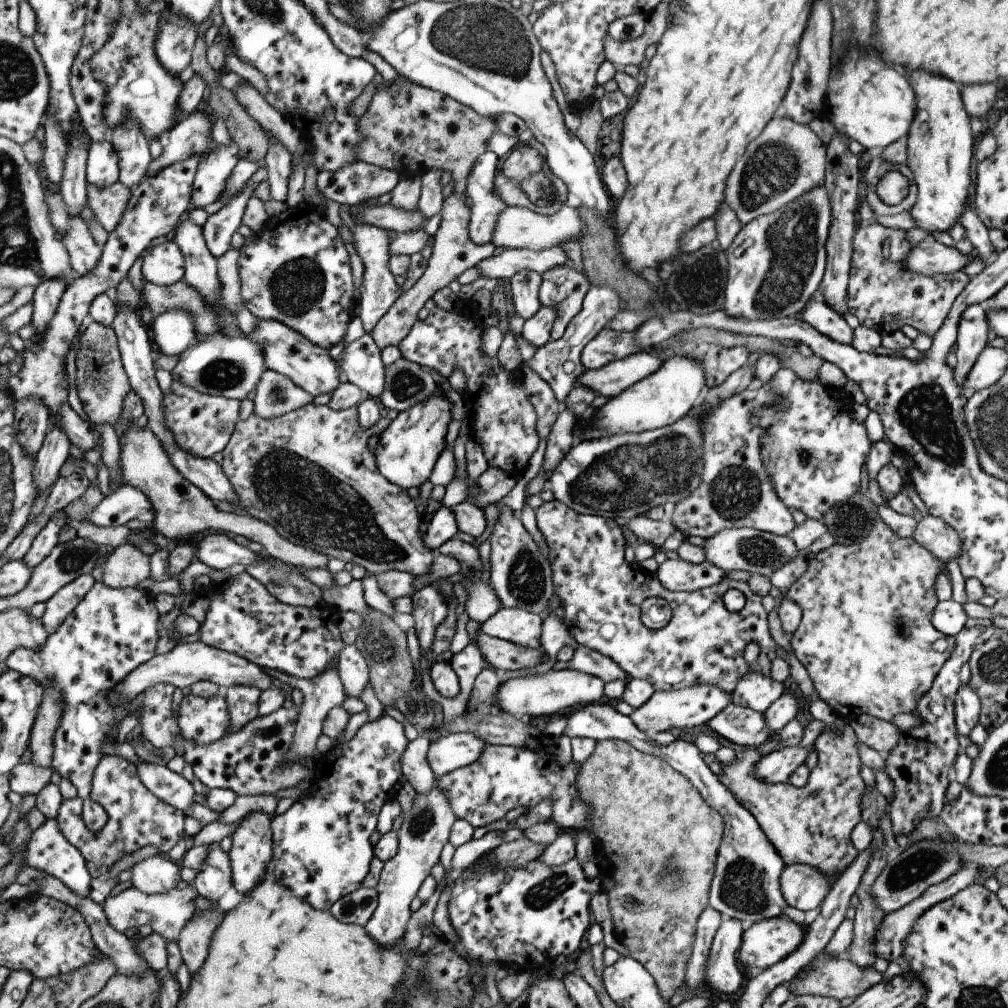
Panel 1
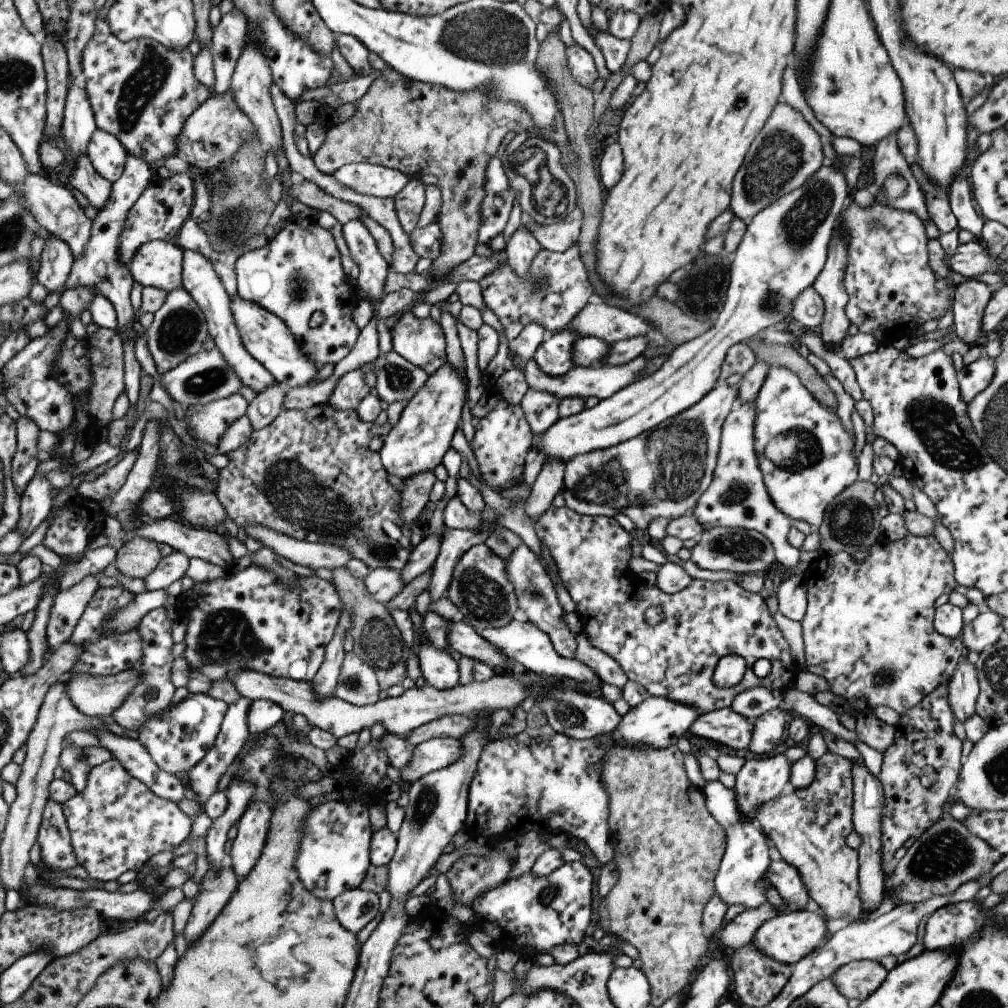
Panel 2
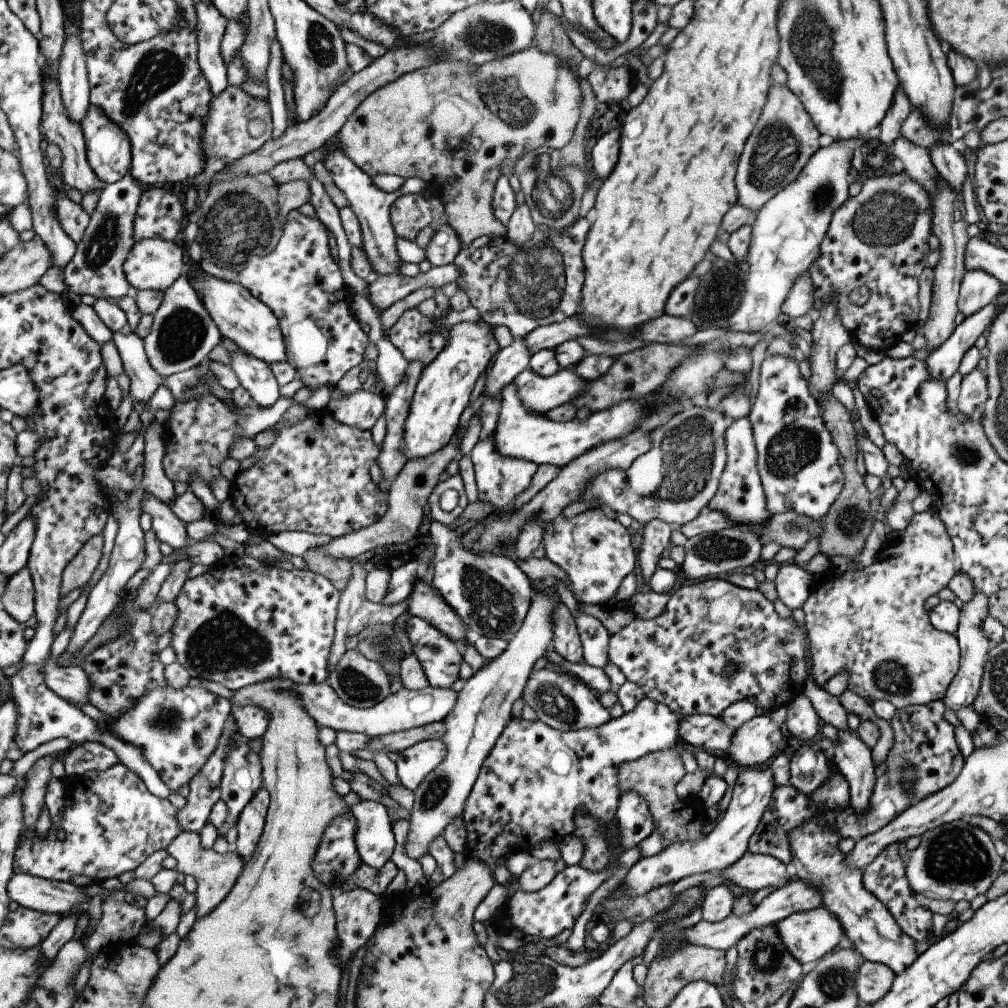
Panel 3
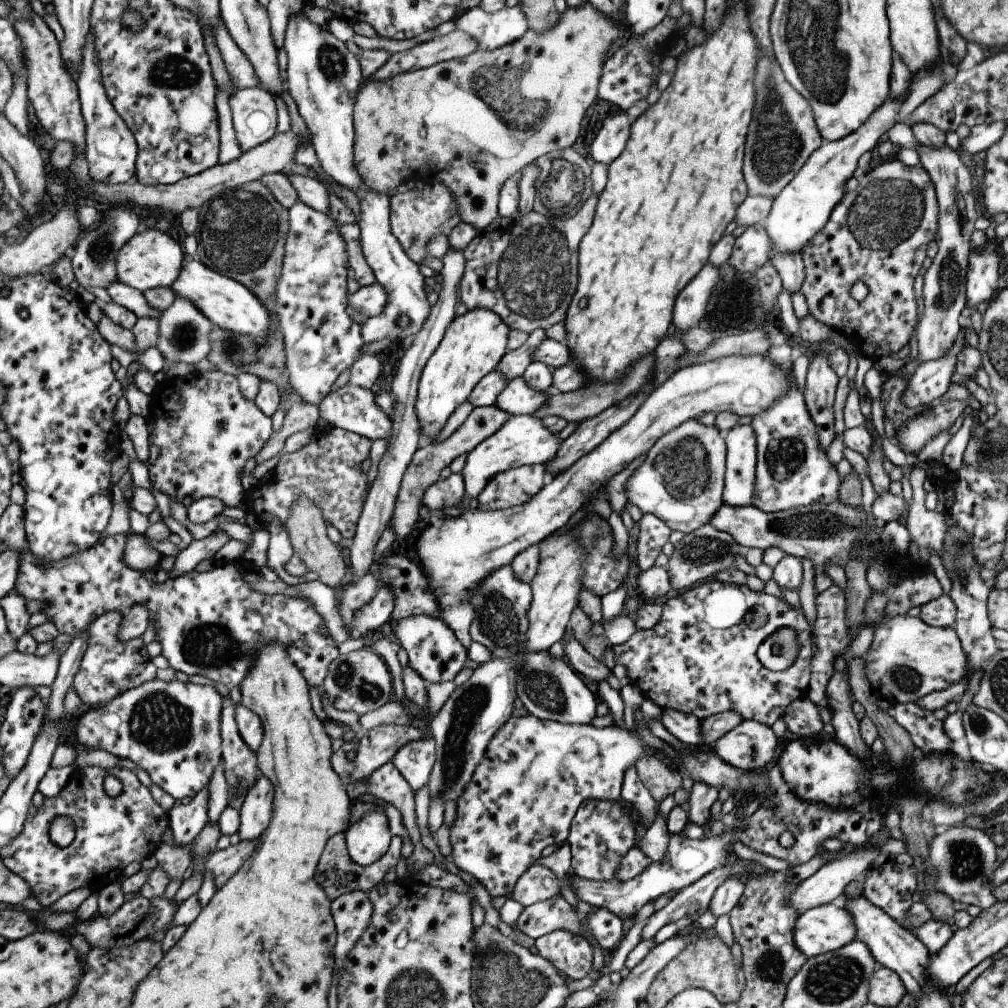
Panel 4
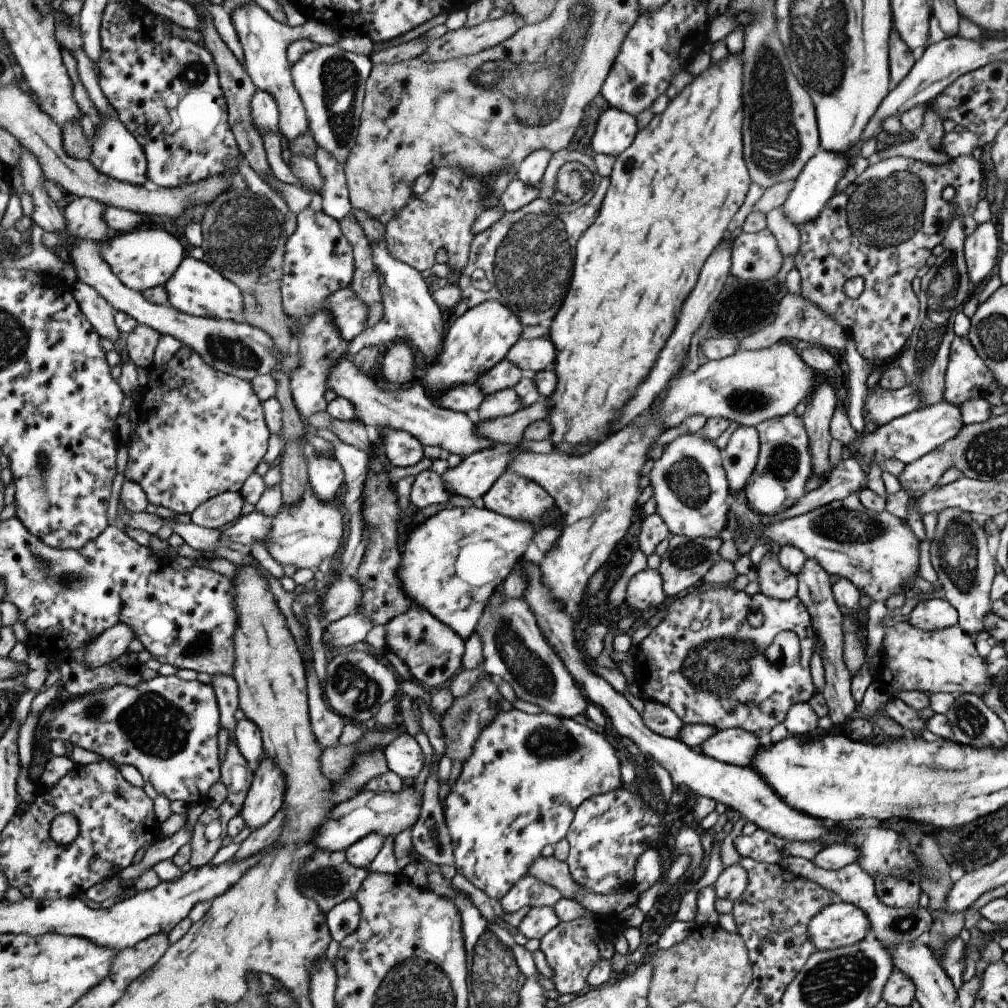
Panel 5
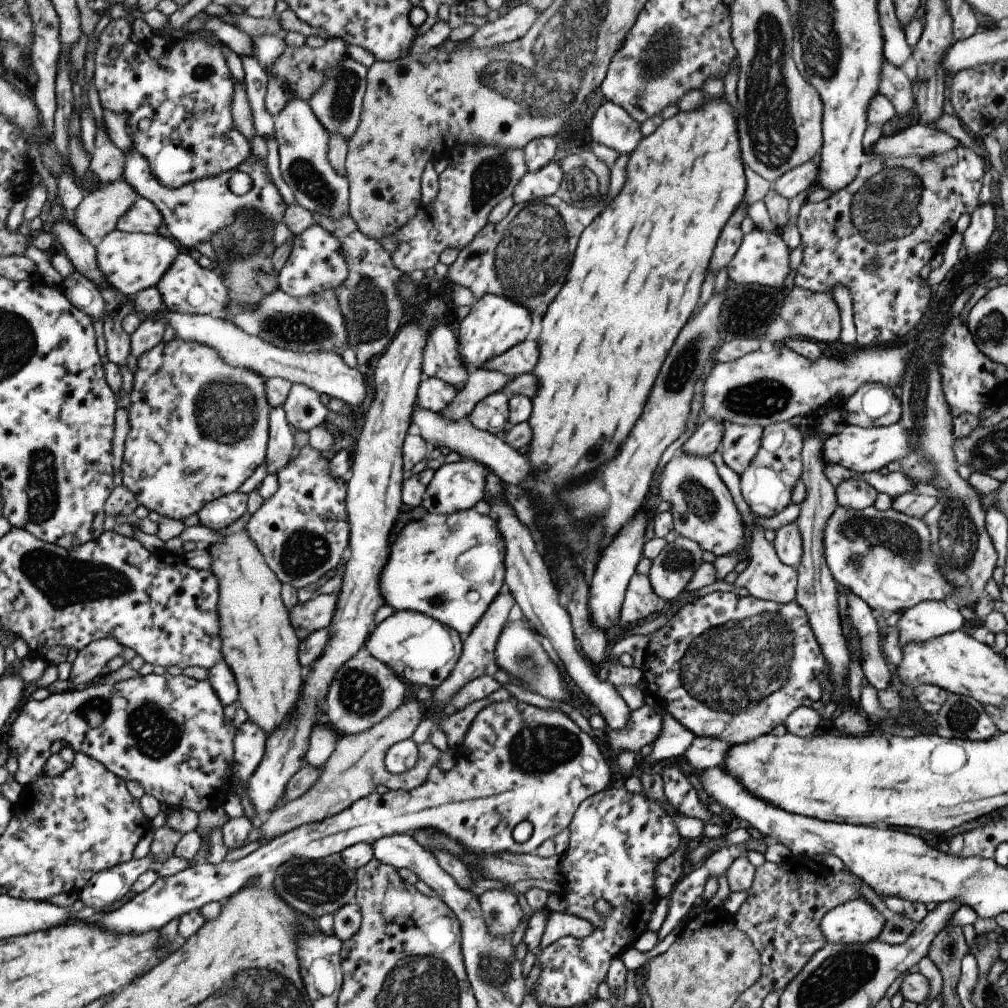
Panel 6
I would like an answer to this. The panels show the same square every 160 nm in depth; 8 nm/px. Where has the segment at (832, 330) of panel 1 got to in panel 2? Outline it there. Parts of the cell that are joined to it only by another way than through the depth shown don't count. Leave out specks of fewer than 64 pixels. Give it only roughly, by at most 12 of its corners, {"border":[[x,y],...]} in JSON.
{"border":[[809,287],[794,299],[789,320],[803,328],[820,324],[824,305]]}

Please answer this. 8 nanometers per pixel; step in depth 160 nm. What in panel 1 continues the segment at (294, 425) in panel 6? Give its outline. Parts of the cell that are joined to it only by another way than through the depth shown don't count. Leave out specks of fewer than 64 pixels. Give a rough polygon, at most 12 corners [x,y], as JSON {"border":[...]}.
{"border":[[272,214],[237,261],[243,306],[328,350],[357,303],[337,229]]}

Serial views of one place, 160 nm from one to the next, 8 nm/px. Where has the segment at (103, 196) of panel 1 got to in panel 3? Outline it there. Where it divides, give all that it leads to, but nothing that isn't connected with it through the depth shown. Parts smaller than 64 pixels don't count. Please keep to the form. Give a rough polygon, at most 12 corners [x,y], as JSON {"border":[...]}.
{"border":[[46,78],[42,132],[58,145],[64,183],[83,195],[107,188],[90,166],[82,124],[58,78]]}

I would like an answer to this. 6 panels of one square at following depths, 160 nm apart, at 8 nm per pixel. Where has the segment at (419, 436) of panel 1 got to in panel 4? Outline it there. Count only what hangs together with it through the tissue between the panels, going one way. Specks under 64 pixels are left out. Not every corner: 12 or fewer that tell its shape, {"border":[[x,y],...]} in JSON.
{"border":[[485,308],[455,316],[423,366],[414,401],[435,442],[454,409],[508,352]]}

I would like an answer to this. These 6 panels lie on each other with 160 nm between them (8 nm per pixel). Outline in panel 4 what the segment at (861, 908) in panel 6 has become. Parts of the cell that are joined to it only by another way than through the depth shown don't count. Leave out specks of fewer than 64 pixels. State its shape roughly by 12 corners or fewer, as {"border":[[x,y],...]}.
{"border":[[830,903],[800,913],[793,944],[806,959],[854,937],[849,912]]}

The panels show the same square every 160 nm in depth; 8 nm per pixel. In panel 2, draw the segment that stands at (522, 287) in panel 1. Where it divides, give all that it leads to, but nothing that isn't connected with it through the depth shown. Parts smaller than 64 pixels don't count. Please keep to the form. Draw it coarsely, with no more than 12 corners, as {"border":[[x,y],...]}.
{"border":[[523,225],[509,236],[503,252],[515,277],[523,277],[540,250]]}

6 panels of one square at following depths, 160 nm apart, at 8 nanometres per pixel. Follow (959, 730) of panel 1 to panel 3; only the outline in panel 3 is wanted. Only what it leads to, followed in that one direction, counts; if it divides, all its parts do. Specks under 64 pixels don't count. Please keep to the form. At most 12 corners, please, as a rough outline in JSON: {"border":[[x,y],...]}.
{"border":[[988,598],[961,604],[954,635],[959,668],[940,699],[953,712],[979,691],[989,642]]}

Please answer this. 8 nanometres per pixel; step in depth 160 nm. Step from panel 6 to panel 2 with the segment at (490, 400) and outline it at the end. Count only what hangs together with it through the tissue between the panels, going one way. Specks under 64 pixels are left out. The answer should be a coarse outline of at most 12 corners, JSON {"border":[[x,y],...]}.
{"border":[[640,355],[613,366],[571,366],[547,376],[533,360],[526,386],[557,399],[599,401],[633,383],[645,370]]}

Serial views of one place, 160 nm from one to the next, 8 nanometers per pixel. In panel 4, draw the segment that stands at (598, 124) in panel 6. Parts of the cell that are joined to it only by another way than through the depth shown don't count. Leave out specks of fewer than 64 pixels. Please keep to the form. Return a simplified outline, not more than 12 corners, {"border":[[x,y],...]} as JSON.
{"border":[[625,111],[607,116],[590,143],[588,160],[609,166],[625,148]]}

